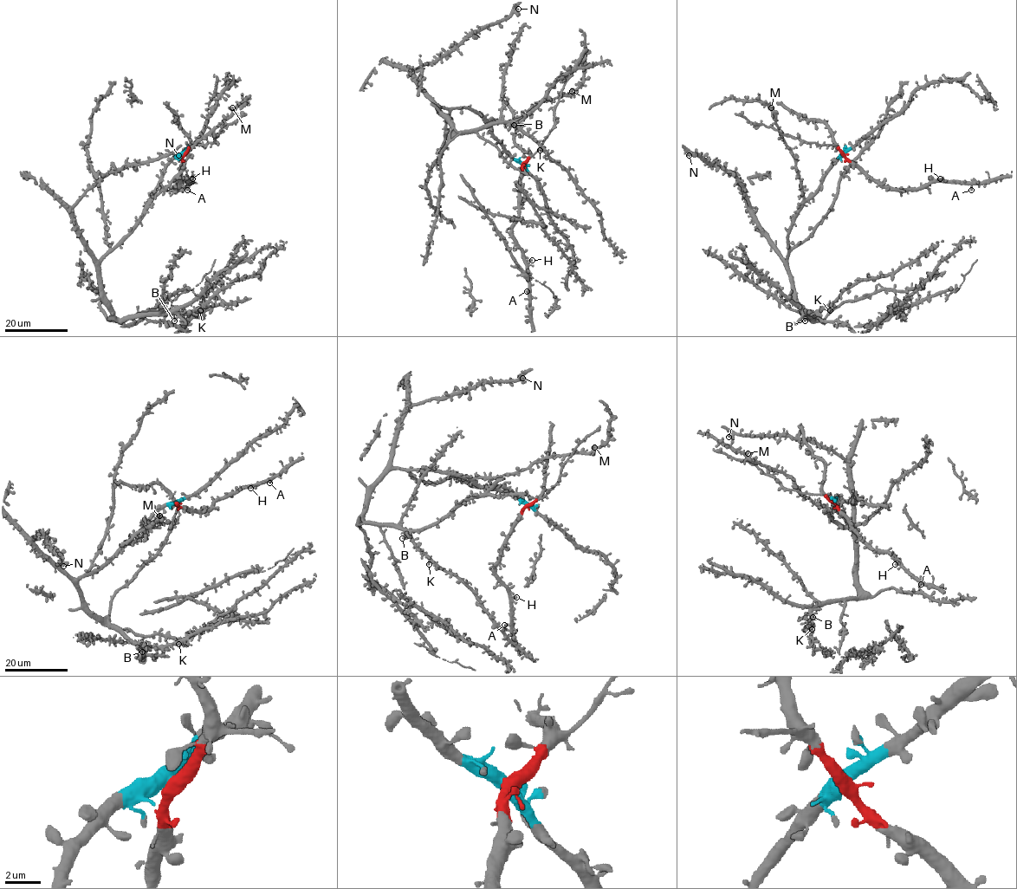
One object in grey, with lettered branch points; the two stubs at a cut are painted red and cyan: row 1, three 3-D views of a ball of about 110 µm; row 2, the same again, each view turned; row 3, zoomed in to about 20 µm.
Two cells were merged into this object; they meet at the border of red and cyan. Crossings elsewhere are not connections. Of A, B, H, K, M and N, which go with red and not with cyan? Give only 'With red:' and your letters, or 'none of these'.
With red: A, H

